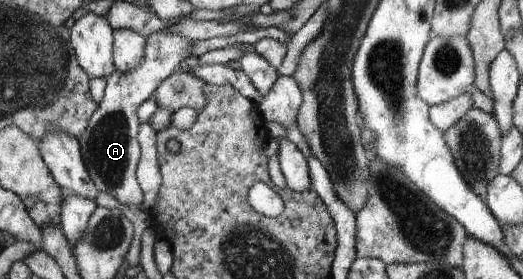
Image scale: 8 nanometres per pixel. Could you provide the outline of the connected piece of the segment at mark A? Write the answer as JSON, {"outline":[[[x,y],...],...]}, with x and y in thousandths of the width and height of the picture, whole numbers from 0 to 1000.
{"outline":[[[314,108],[285,125],[275,168],[275,219],[268,226],[268,240],[241,262],[218,251],[203,283],[195,362],[172,423],[168,455],[151,491],[157,563],[184,677],[214,699],[231,735],[281,749],[260,634],[270,559],[262,495],[270,441],[260,405],[264,384],[302,319],[306,297],[363,201],[371,154],[375,143],[367,147],[340,118],[314,118]]]}

